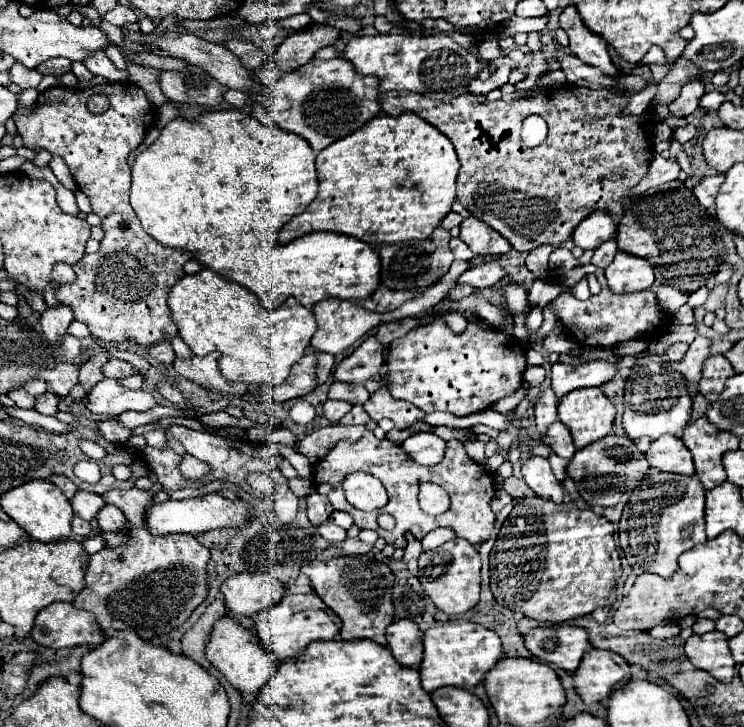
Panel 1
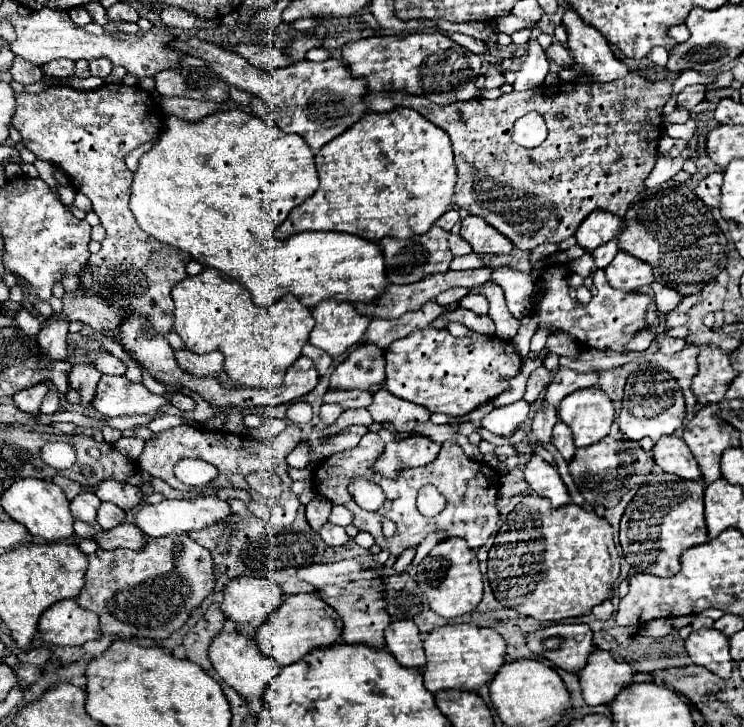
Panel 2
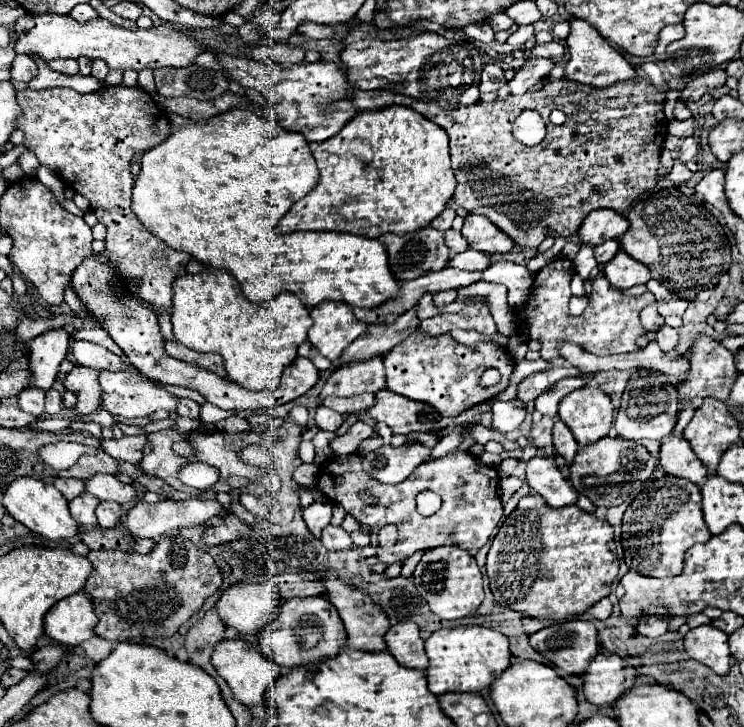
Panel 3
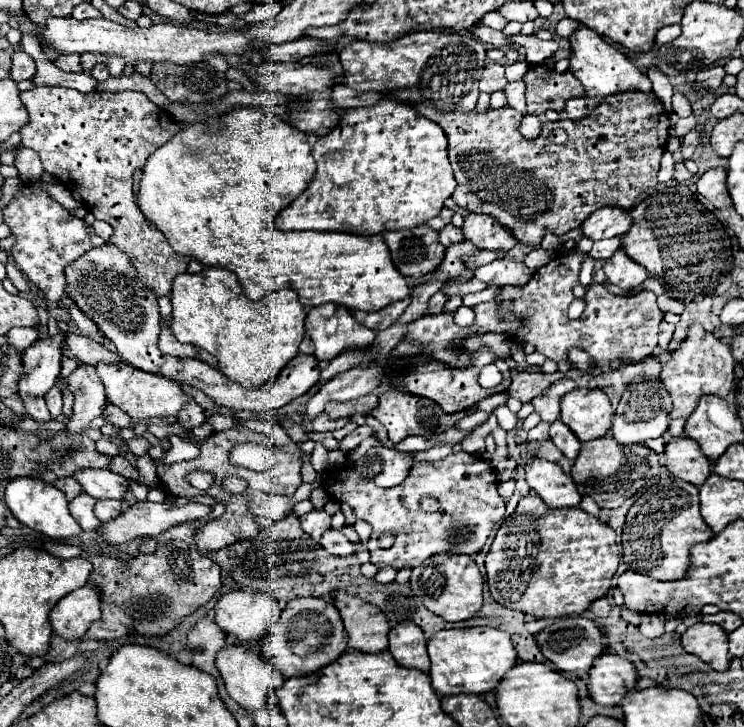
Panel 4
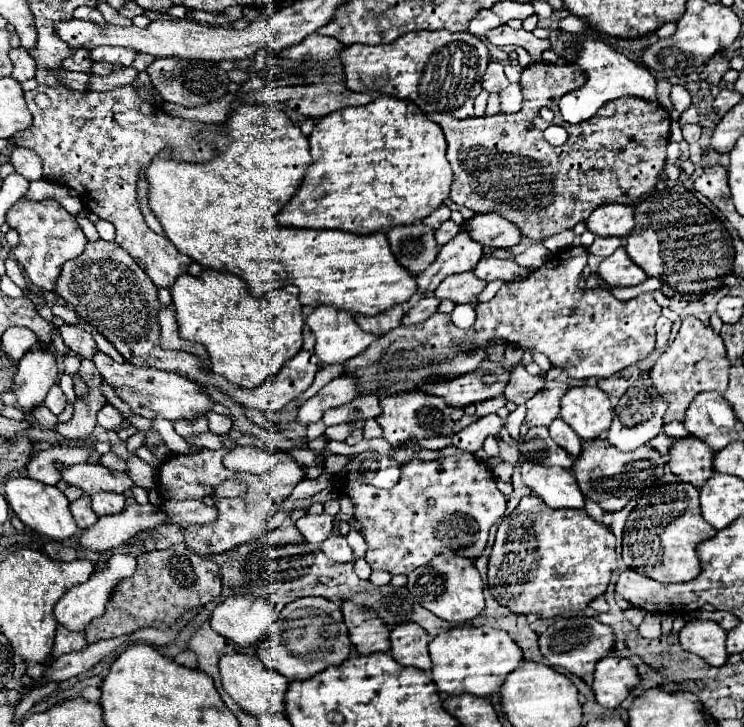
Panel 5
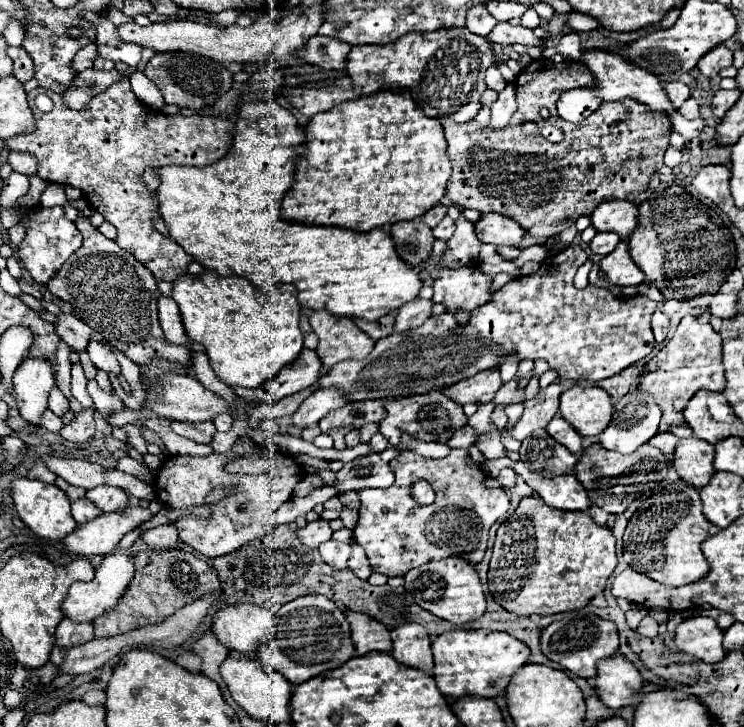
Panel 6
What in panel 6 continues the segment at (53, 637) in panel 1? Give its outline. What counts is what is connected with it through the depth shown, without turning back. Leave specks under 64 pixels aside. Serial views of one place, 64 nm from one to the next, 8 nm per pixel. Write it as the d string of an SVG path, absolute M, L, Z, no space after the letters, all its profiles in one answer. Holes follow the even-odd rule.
M112 552L96 568L96 576L92 582L78 582L70 586L68 596L64 598L60 610L72 622L90 622L96 616L102 616L106 610L116 608L120 596L126 592L132 578L134 578L134 558L126 552Z

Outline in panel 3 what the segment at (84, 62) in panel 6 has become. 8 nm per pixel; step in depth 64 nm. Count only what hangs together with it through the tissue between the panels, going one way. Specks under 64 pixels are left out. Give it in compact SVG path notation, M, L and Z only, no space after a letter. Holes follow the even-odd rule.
M72 58L48 62L48 68L54 70L54 72L60 72L60 74L78 74L78 62L72 60Z

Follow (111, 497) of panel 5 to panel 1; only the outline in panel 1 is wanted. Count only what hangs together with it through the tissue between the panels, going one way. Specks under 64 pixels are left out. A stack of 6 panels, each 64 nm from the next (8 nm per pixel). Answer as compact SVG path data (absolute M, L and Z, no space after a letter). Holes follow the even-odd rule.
M108 504L98 512L98 526L102 532L116 532L120 528L124 528L126 518L122 514L122 510L118 510L116 506Z

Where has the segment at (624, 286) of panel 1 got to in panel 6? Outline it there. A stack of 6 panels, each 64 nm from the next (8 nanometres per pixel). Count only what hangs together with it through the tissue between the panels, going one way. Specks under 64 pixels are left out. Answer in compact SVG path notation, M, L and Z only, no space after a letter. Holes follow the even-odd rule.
M620 242L614 252L600 260L600 272L616 286L638 286L646 280L644 272L630 258L626 242Z

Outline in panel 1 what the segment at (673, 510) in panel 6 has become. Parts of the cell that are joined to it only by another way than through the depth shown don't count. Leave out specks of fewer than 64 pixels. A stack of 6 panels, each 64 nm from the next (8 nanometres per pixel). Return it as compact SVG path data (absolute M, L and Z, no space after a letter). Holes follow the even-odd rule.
M666 474L644 476L630 494L620 518L620 546L630 562L644 572L672 576L678 570L678 556L696 544L704 544L704 488L694 476Z

